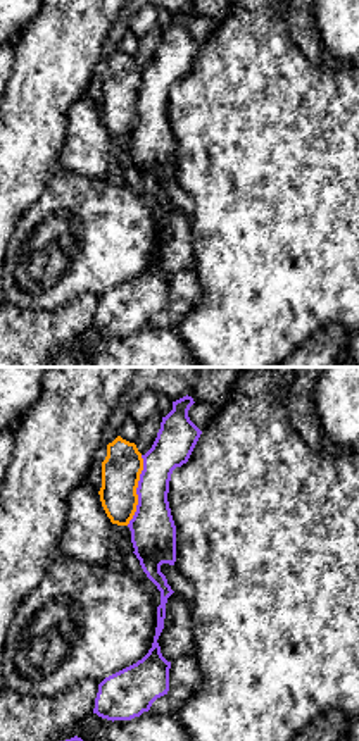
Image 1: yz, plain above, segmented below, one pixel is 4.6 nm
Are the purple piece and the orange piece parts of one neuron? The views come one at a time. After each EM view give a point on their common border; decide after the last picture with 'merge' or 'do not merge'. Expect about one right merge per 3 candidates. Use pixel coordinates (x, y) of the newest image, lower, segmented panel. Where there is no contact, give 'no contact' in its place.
meets purple at (137, 490)

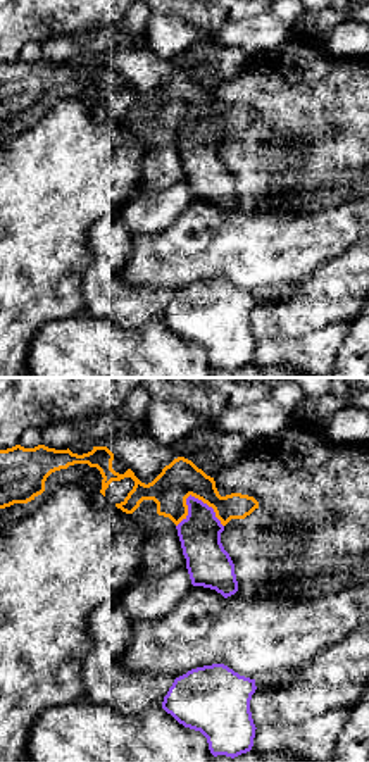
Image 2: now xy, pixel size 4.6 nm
meets purple at (206, 504)

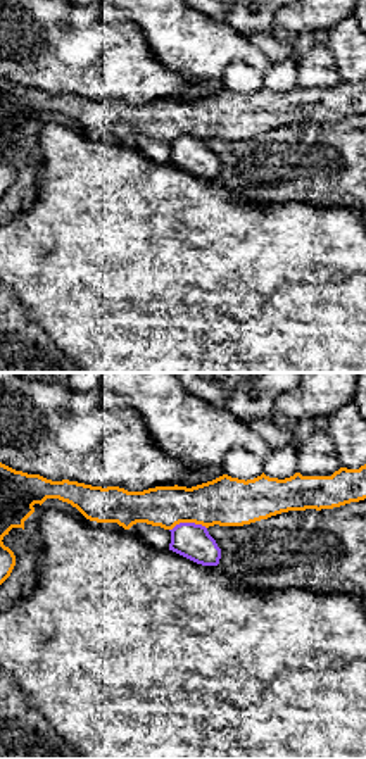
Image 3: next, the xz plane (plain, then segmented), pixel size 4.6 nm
meets purple at (187, 523)

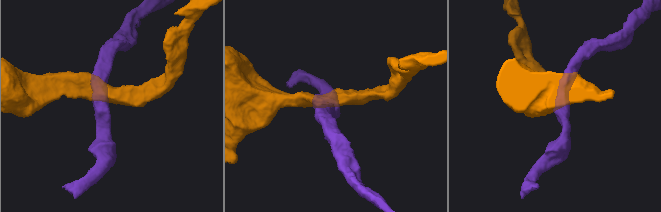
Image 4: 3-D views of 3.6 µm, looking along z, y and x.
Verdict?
do not merge

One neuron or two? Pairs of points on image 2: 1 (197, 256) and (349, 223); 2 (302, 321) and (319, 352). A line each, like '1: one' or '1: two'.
1: one
2: two

